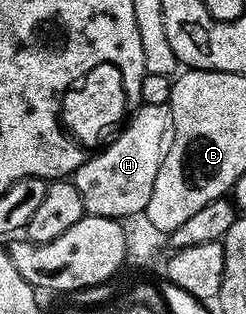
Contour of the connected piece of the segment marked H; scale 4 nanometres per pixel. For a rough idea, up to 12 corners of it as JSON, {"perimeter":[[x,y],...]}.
{"perimeter":[[143,104],[72,181],[87,214],[145,211],[174,125]]}

